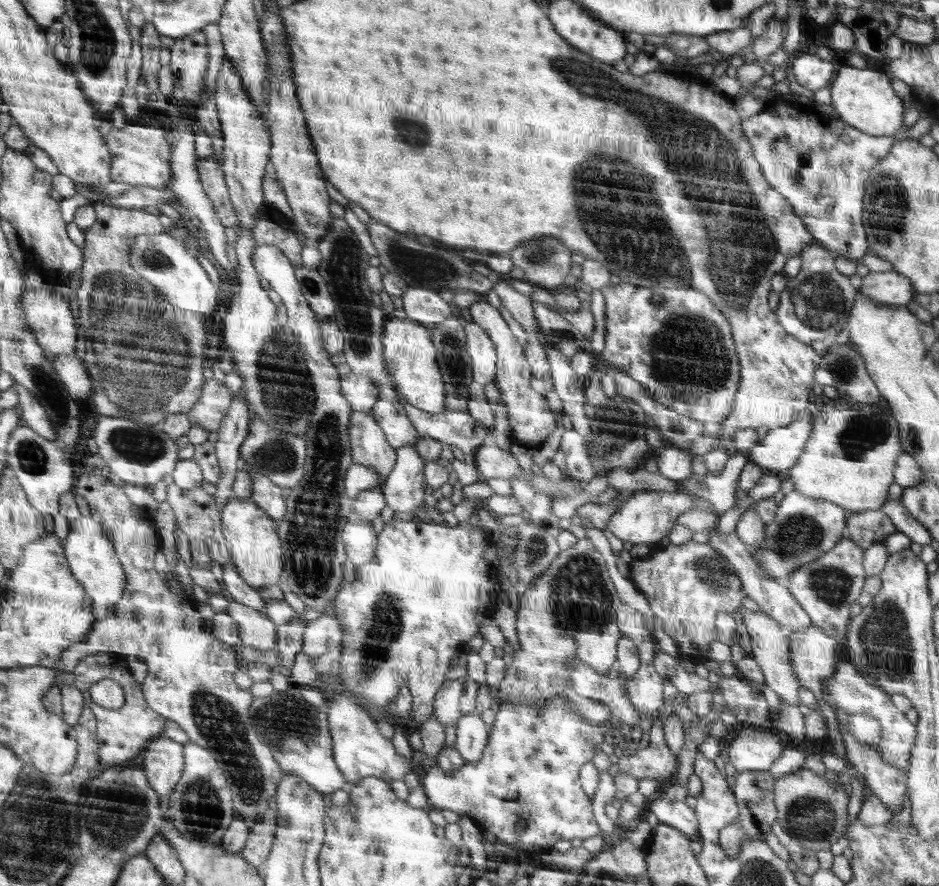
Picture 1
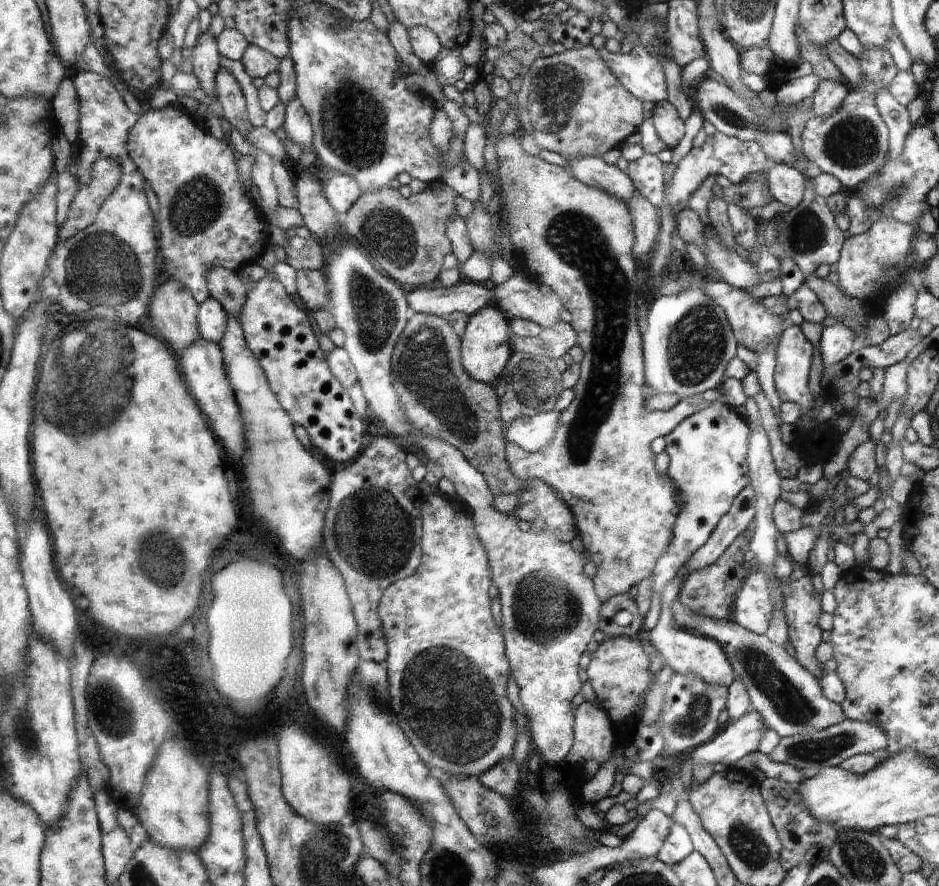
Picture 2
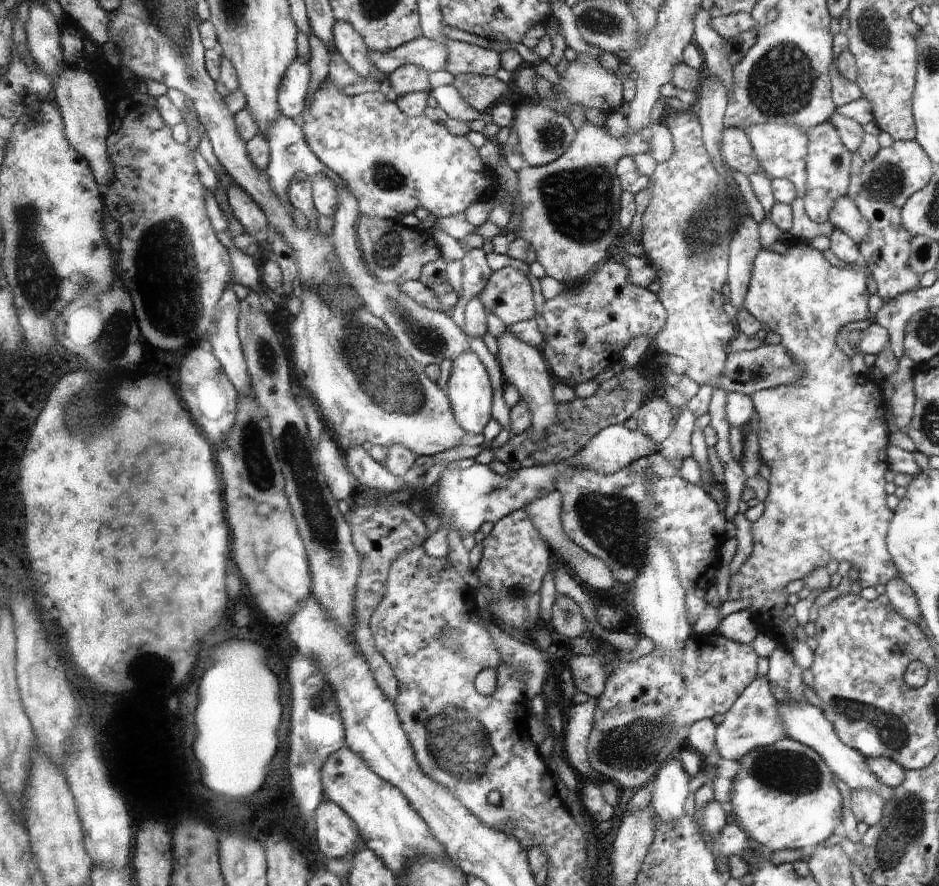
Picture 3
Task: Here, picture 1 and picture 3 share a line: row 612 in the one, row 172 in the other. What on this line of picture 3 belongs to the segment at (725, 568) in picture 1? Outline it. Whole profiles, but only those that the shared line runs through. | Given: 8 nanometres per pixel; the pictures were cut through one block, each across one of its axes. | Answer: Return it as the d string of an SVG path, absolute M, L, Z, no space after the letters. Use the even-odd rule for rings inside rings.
M690 111L671 114L666 127L672 135L675 153L669 161L658 163L648 177L646 190L651 192L652 198L642 215L641 244L661 286L657 297L668 311L668 324L655 341L664 354L688 360L686 376L700 383L714 383L708 413L710 425L718 437L719 445L715 446L715 450L724 468L721 487L726 497L726 518L733 520L738 514L747 478L742 471L743 464L733 460L729 446L728 392L718 387L724 372L726 344L736 336L732 322L722 310L726 300L722 296L722 286L726 282L726 270L729 270L728 244L732 244L738 226L750 214L733 179L734 170L722 175L714 166L704 143L698 114Z

